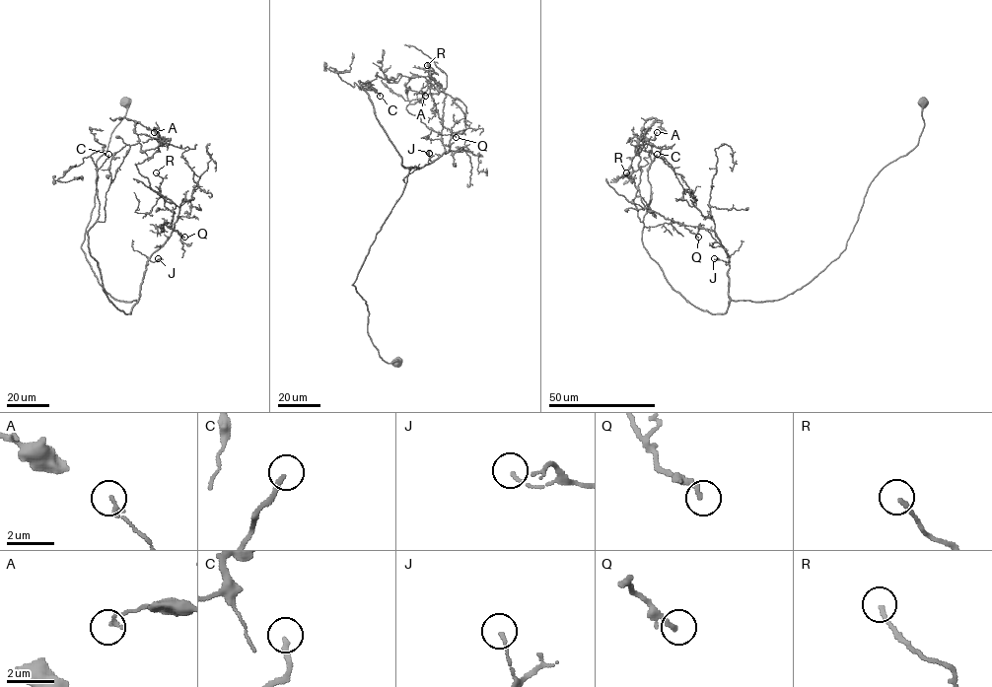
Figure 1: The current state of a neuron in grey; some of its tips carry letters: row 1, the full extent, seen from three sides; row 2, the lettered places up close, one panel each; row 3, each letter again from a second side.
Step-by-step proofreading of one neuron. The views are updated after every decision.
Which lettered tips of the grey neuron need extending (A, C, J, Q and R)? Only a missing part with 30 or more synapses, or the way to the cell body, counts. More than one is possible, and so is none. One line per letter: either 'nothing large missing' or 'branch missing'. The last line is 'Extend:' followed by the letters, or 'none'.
A: nothing large missing
C: branch missing
J: nothing large missing
Q: nothing large missing
R: branch missing
Extend: C, R

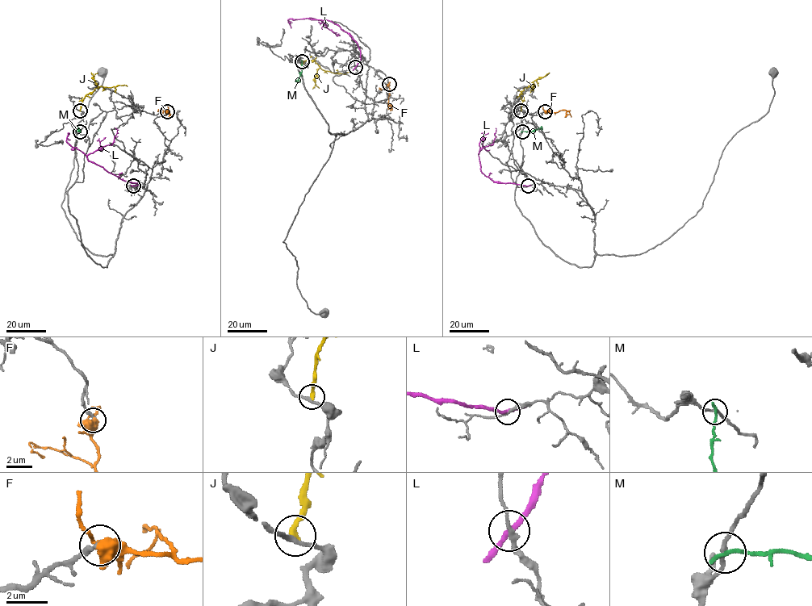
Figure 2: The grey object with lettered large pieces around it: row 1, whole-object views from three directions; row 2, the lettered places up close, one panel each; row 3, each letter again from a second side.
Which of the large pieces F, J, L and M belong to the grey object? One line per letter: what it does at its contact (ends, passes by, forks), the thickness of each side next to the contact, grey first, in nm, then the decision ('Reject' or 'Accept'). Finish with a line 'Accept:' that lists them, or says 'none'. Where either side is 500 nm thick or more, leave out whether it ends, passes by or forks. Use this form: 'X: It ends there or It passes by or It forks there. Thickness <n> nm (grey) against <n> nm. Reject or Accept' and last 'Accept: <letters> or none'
F: Thickness 280 nm (grey) against 550 nm. Accept
J: It ends there. Thickness 190 nm (grey) against 320 nm. Reject
L: It passes by. Thickness 200 nm (grey) against 240 nm. Reject
M: It ends there. Thickness 190 nm (grey) against 260 nm. Reject
Accept: F

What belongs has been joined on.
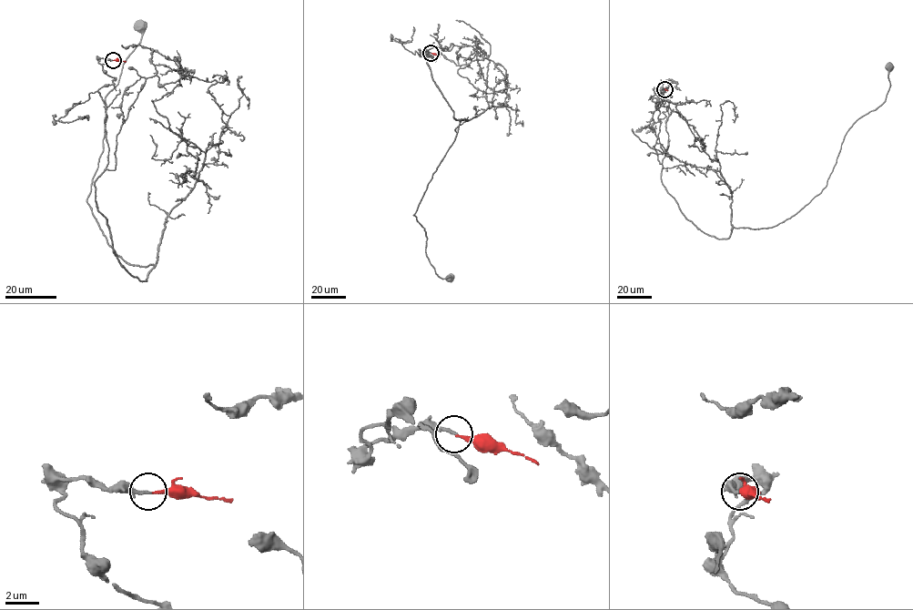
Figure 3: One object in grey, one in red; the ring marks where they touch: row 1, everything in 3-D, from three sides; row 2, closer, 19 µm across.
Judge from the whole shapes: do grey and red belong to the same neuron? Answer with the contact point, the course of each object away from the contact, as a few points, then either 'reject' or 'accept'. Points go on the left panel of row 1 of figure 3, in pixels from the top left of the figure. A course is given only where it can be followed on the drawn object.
(113, 60) | grey via (113, 60), (95, 201), (147, 280), (87, 203), (142, 26) | red via (113, 60), (126, 62) | accept

